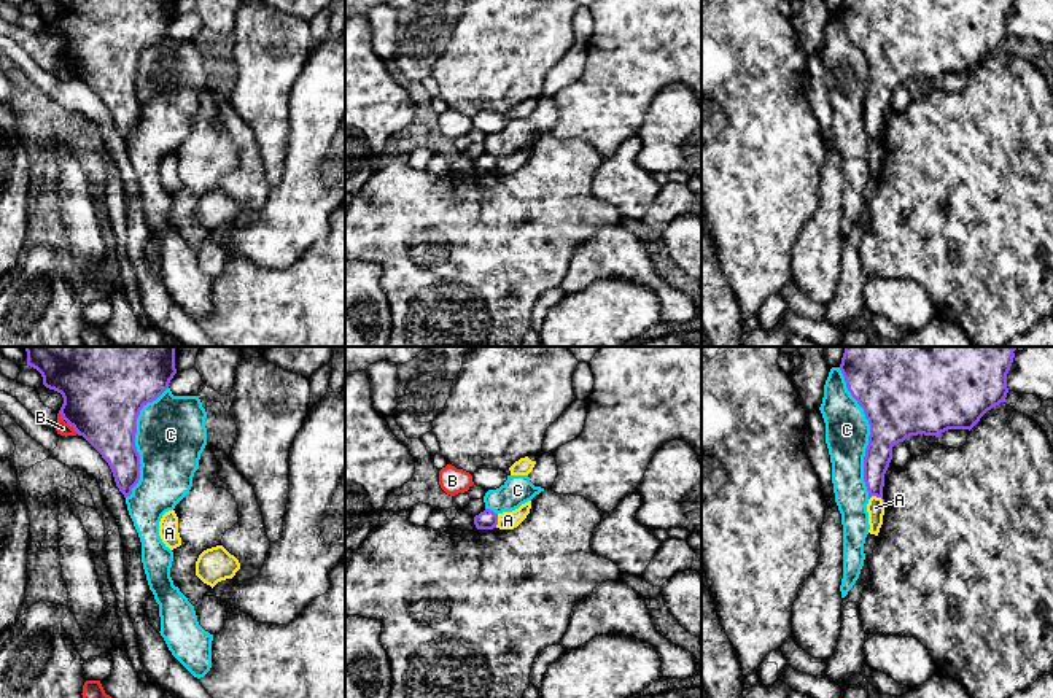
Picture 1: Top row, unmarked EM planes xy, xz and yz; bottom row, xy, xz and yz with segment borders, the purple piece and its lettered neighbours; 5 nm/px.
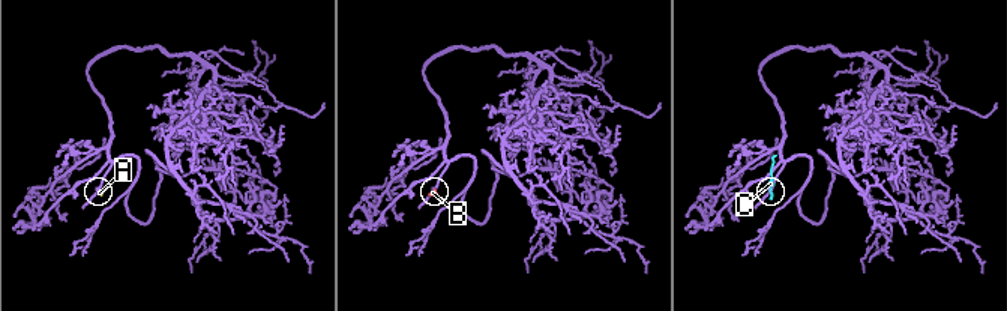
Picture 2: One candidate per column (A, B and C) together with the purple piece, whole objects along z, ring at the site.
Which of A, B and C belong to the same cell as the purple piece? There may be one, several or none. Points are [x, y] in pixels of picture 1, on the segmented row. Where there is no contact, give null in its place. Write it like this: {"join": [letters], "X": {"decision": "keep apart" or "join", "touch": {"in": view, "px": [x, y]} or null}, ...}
{"join": [], "A": {"decision": "keep apart", "touch": {"in": "yz", "px": [878, 496]}}, "B": {"decision": "keep apart", "touch": {"in": "xy", "px": [73, 428]}}, "C": {"decision": "keep apart", "touch": {"in": "yz", "px": [870, 433]}}}

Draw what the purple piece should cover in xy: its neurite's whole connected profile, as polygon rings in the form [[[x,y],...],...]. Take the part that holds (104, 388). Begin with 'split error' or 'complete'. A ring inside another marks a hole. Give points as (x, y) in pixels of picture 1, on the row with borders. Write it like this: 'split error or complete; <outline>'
complete; [[[25,347],[27,366],[37,369],[43,385],[62,394],[62,418],[108,463],[124,498],[140,480],[135,447],[140,410],[167,388],[175,369],[175,347]]]

